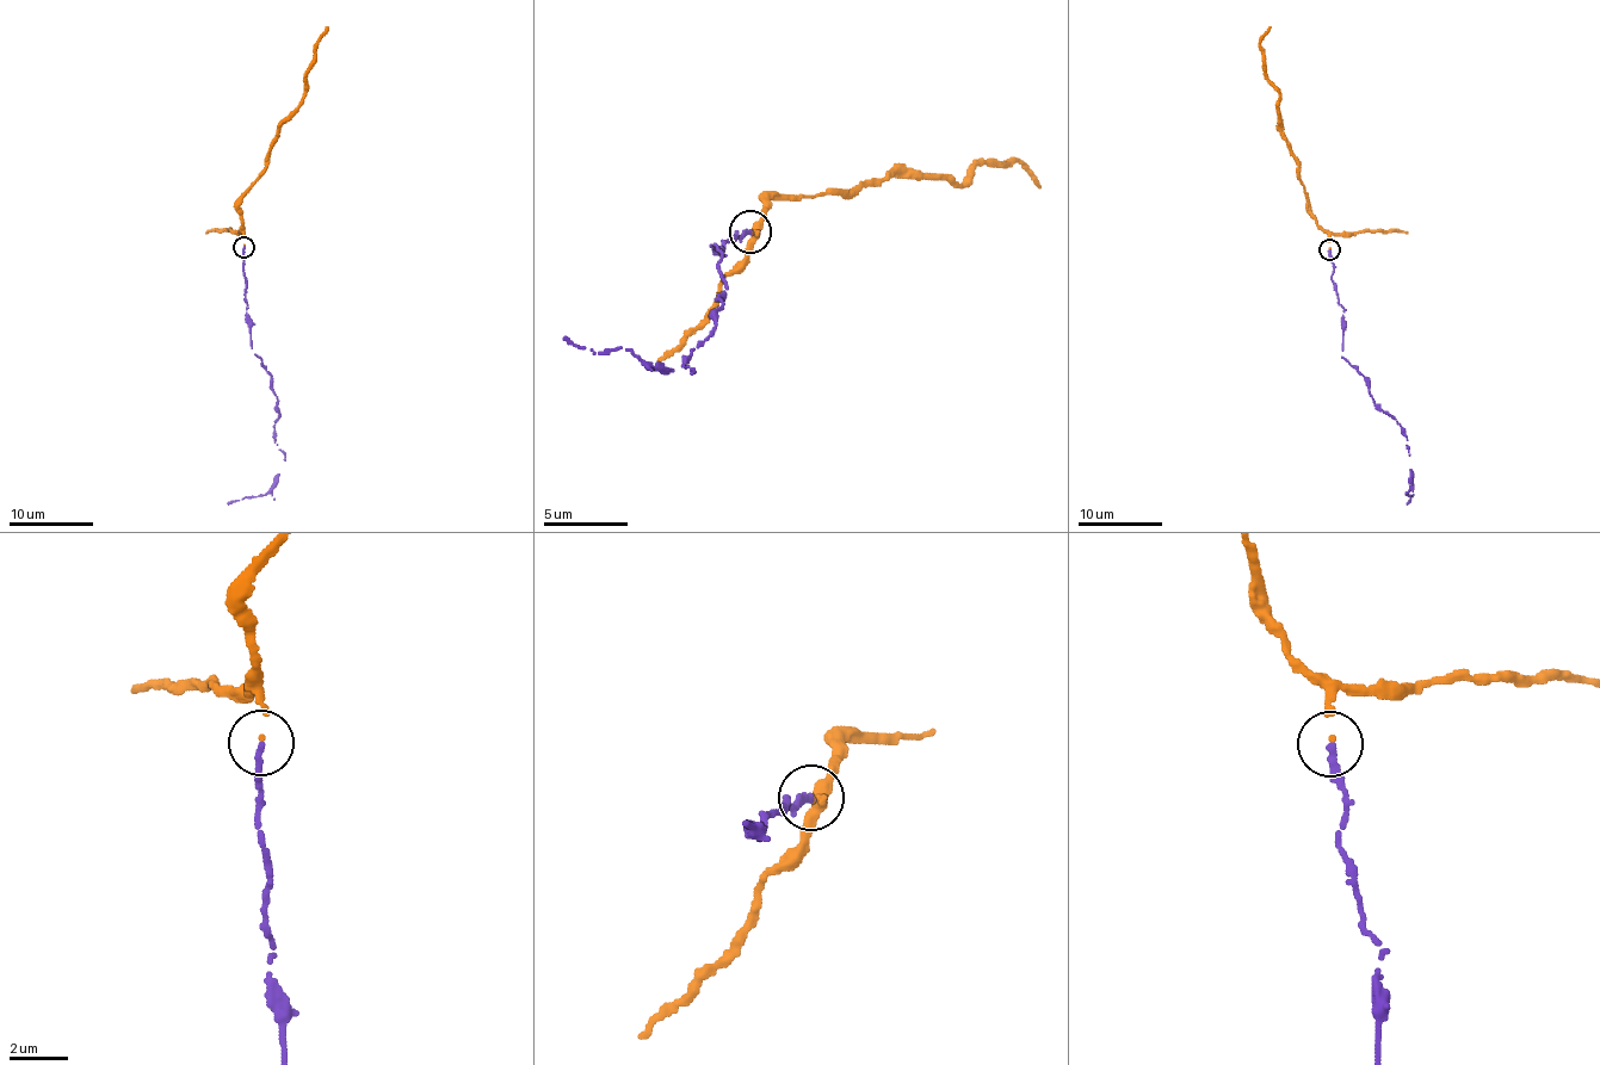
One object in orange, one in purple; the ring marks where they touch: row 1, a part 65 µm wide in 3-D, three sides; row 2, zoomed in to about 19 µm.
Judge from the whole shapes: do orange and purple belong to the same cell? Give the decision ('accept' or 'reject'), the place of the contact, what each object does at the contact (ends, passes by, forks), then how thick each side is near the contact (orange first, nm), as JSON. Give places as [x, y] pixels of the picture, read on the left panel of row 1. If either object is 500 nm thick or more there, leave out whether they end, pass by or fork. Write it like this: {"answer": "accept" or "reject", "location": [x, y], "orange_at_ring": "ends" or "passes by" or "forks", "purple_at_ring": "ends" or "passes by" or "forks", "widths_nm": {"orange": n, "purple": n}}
{"answer": "accept", "location": [243, 247], "orange_at_ring": "ends", "purple_at_ring": "ends", "widths_nm": {"orange": 110, "purple": 240}}

